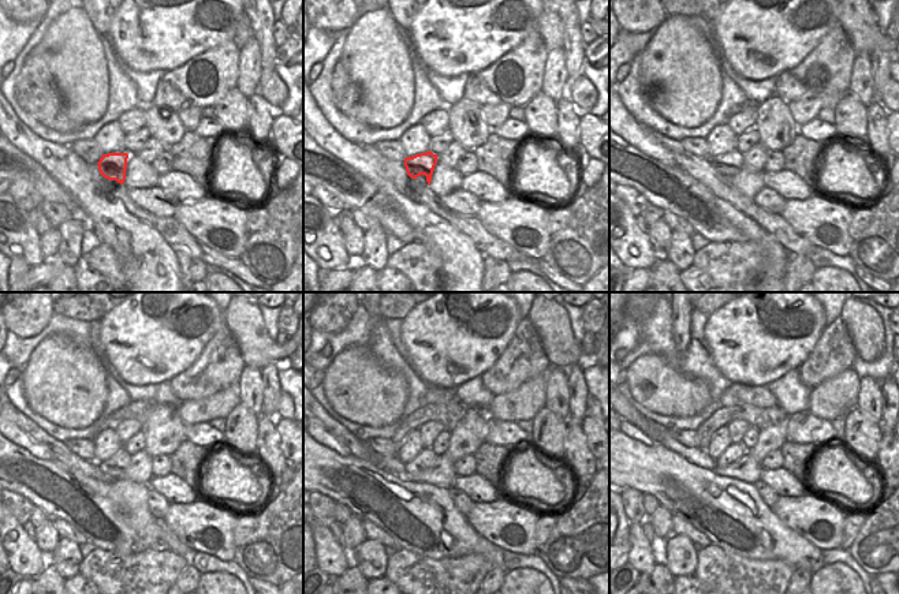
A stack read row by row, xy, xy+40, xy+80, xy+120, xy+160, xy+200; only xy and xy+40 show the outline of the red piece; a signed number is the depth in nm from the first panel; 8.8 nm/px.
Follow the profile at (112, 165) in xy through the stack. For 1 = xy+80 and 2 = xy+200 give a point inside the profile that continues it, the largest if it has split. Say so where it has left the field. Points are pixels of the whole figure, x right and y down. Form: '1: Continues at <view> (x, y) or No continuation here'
1: Continues at xy+80 (731, 163)
2: Continues at xy+200 (734, 452)

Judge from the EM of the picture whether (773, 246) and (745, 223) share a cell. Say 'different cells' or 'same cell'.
same cell

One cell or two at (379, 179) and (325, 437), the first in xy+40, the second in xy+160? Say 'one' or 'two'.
one

